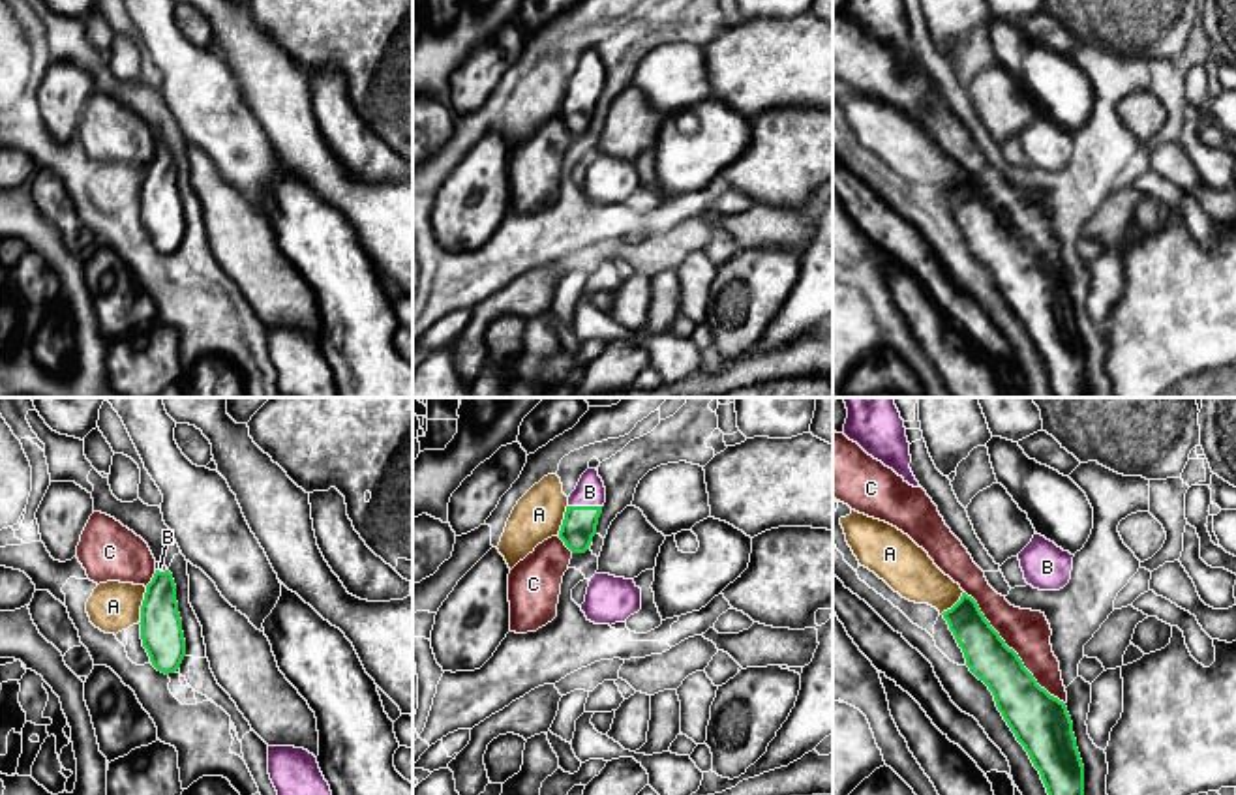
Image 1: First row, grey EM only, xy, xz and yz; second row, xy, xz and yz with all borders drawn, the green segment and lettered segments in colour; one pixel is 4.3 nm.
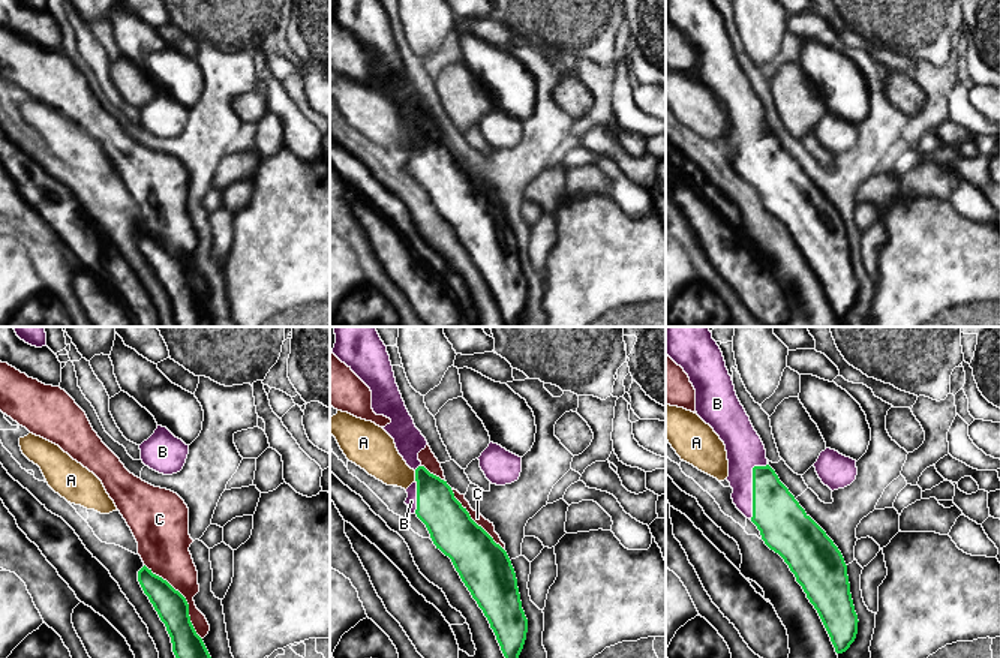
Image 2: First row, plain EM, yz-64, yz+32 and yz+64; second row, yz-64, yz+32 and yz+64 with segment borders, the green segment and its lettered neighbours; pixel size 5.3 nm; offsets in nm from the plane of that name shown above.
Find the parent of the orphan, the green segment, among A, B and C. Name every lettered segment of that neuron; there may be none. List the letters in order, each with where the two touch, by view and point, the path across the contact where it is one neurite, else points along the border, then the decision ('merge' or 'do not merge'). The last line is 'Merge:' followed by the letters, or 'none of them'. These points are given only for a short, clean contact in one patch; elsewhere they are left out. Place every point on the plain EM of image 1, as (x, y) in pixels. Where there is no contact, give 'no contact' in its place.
A: contact xy (141, 186); border xy (147, 167), (139, 203); do not merge
B: contact xz (586, 87); merge
C: contact yz (1013, 231); do not merge
Merge: B

